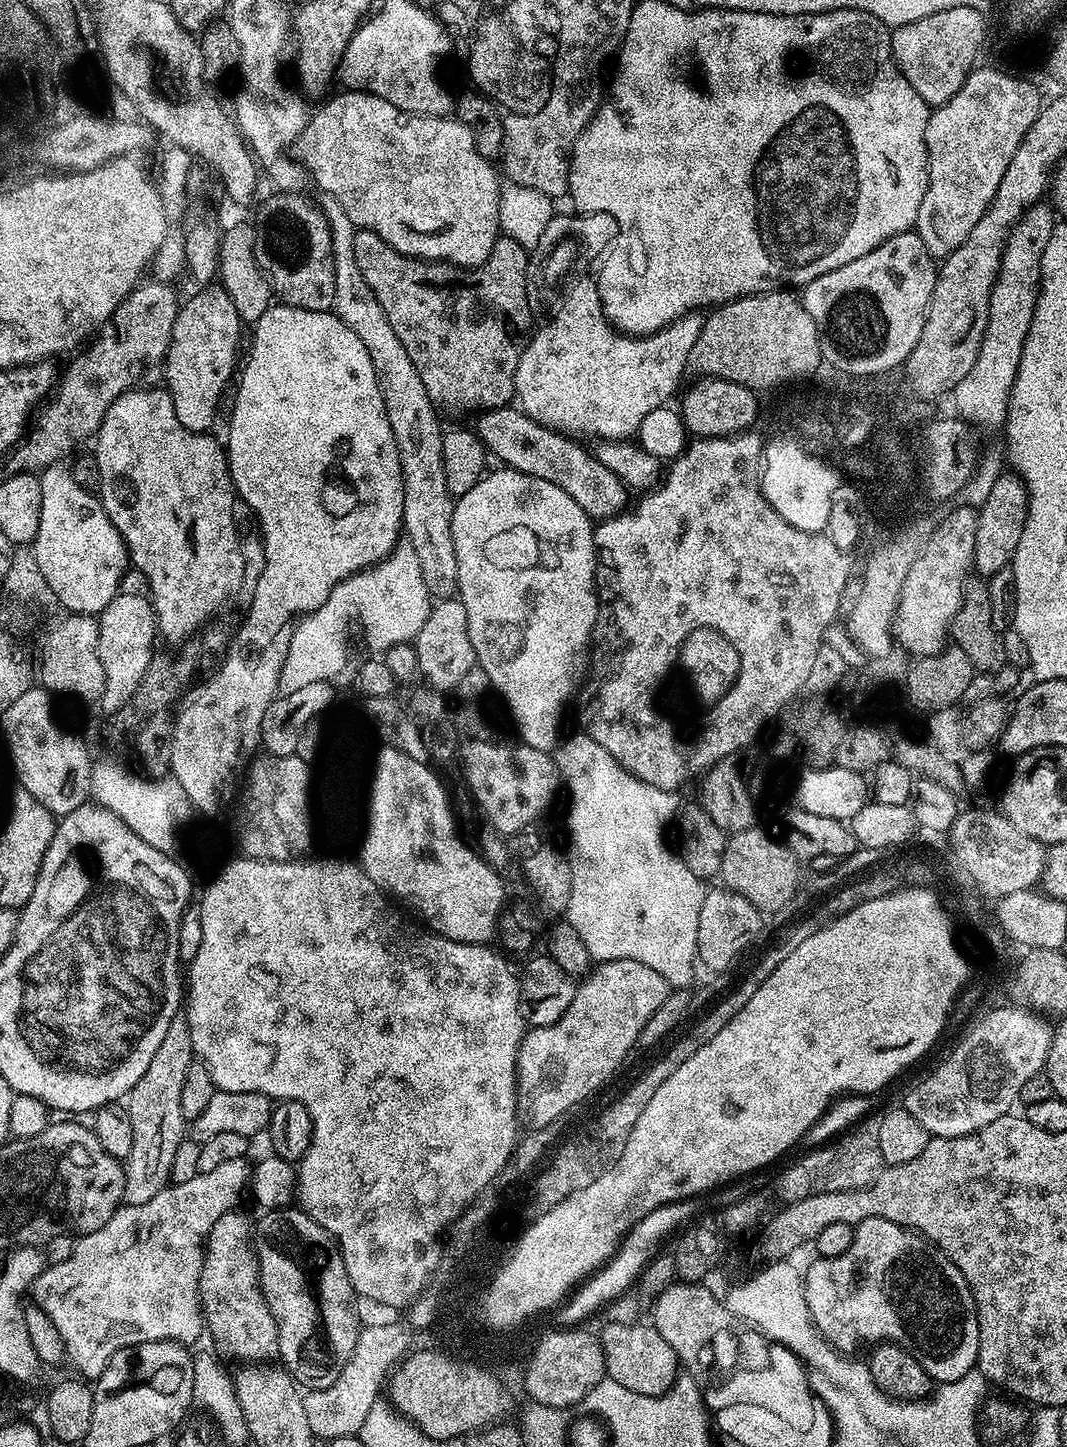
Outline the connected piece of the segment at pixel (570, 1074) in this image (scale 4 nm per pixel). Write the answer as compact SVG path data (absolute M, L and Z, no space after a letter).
M606 960L597 963L576 984L576 993L570 1002L570 1006L566 1010L566 1014L562 1014L562 1018L558 1022L554 1022L550 1026L542 1026L541 1028L528 1028L525 1031L520 1049L516 1055L516 1118L521 1125L525 1124L525 1129L535 1130L537 1128L546 1128L555 1125L556 1119L563 1112L571 1110L575 1104L580 1104L587 1098L591 1092L596 1092L612 1075L616 1072L616 1067L623 1062L628 1056L628 1051L632 1047L637 1047L642 1030L646 1026L646 1022L650 1022L650 1018L654 1014L654 1010L658 1010L658 1006L662 1006L662 1002L666 1002L666 998L670 994L670 985L662 978L662 974L658 974L658 970L650 970L650 966L642 966L642 962L634 962L633 960Z

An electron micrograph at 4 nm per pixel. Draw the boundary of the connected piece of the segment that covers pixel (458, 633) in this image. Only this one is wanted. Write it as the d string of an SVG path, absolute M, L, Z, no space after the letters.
M440 598L432 605L432 613L426 618L422 630L418 630L414 647L417 654L419 675L425 683L444 694L454 691L461 680L477 665L474 646L470 643L470 626L466 622L466 606L459 598Z

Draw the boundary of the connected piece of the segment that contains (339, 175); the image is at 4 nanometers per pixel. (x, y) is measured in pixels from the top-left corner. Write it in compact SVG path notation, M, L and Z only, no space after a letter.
M344 90L341 93L341 96L326 101L317 112L315 109L311 113L306 130L296 138L294 145L295 159L304 165L314 184L321 188L321 193L333 196L342 206L342 210L346 210L346 214L350 214L350 222L354 222L357 229L378 234L378 238L382 238L382 242L386 242L403 256L412 256L415 260L443 262L461 270L471 270L479 264L486 263L501 235L500 190L502 180L498 175L497 165L493 161L487 160L478 150L478 146L474 142L474 134L470 134L467 126L451 115L416 116L413 112L398 110L398 106L390 106L390 102L386 102L386 98L378 98L373 92Z

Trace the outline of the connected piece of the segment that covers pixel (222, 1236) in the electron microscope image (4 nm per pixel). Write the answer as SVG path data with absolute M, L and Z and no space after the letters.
M240 1210L222 1214L208 1235L200 1275L200 1311L204 1313L207 1335L212 1335L215 1351L221 1357L244 1360L240 1362L272 1362L277 1359L280 1350L278 1330L264 1291L260 1289L254 1224Z

